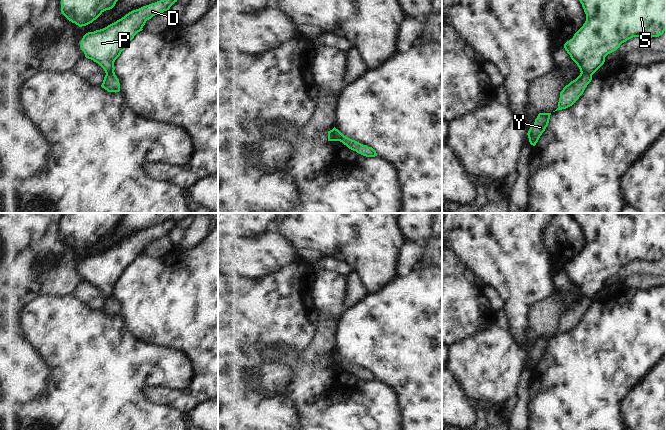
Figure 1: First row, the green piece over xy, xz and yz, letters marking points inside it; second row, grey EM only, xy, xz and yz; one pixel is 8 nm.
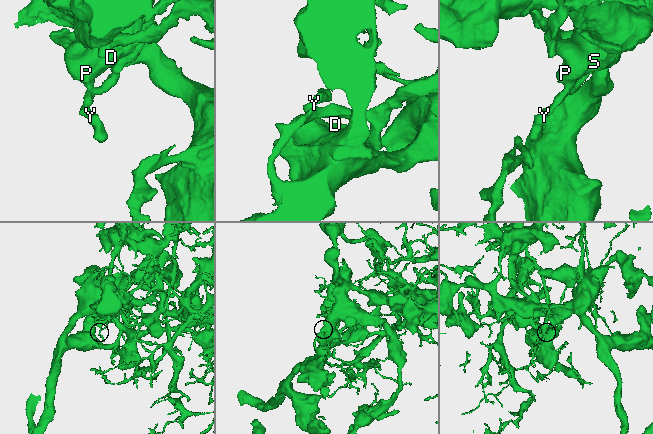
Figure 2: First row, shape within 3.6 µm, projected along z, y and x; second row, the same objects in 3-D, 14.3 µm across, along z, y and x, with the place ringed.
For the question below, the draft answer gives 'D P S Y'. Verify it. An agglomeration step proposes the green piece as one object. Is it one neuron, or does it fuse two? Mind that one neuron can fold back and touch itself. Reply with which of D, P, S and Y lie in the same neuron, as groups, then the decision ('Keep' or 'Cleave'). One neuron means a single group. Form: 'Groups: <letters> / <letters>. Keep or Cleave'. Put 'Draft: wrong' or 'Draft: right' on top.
Draft: wrong
Groups: D P S / Y. Cleave.

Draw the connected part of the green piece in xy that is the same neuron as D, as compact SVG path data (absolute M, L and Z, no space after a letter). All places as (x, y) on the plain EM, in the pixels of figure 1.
M170 221L143 230L126 238L107 251L86 257L81 264L85 281L98 287L106 298L115 294L114 286L134 260L142 255L146 245L169 235L178 222Z

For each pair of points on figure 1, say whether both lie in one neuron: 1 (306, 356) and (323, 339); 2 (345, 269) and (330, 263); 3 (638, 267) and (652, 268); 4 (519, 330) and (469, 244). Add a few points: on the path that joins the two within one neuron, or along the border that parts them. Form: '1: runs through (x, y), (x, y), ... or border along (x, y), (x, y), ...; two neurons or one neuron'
1: runs through (310, 353), (320, 343); one neuron
2: runs through (341, 266), (334, 264); one neuron
3: runs through (641, 267), (649, 268); one neuron
4: runs through (517, 309), (517, 292), (490, 265); one neuron

